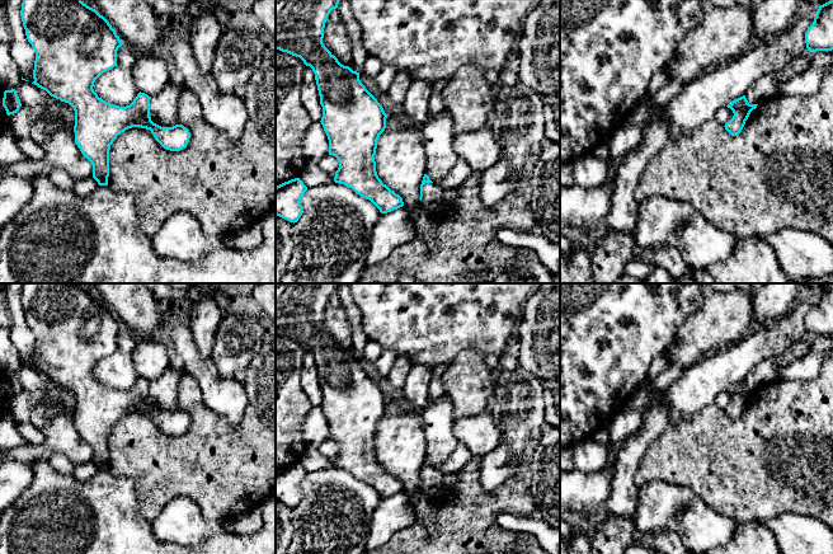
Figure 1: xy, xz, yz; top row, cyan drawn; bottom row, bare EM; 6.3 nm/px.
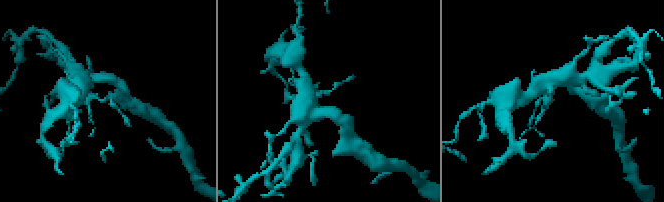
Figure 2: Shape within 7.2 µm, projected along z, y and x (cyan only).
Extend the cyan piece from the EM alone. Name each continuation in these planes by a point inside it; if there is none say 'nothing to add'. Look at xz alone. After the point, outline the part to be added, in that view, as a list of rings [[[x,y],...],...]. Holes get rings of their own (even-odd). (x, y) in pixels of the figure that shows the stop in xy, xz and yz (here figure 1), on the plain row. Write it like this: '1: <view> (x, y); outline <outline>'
1: xz (436, 484); outline [[[425,468],[422,478],[422,488],[430,499],[453,497],[458,490],[458,473],[442,473],[434,468]]]

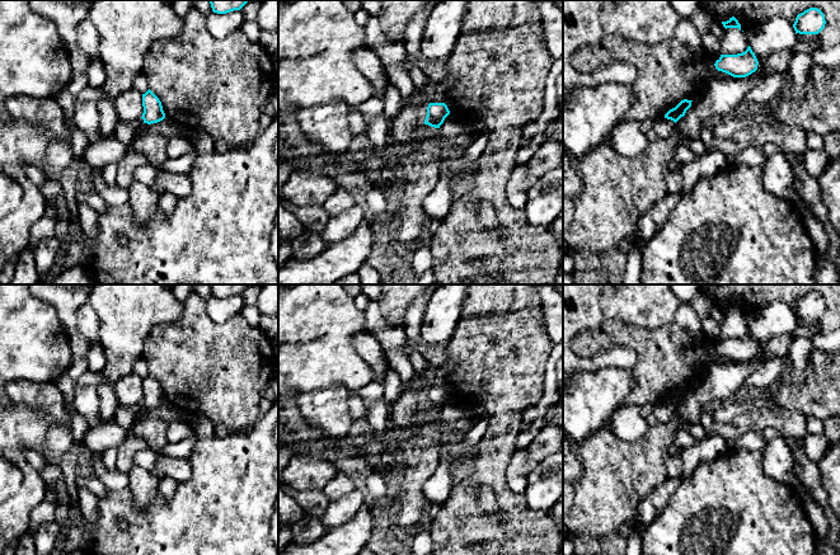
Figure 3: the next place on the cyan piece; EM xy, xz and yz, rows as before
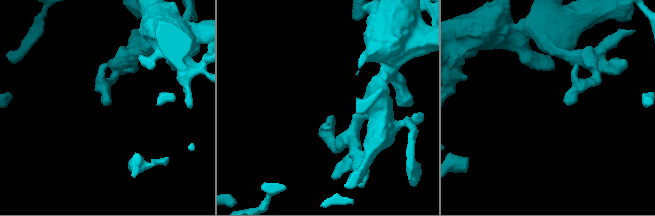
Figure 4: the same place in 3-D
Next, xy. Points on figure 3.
nothing to add

